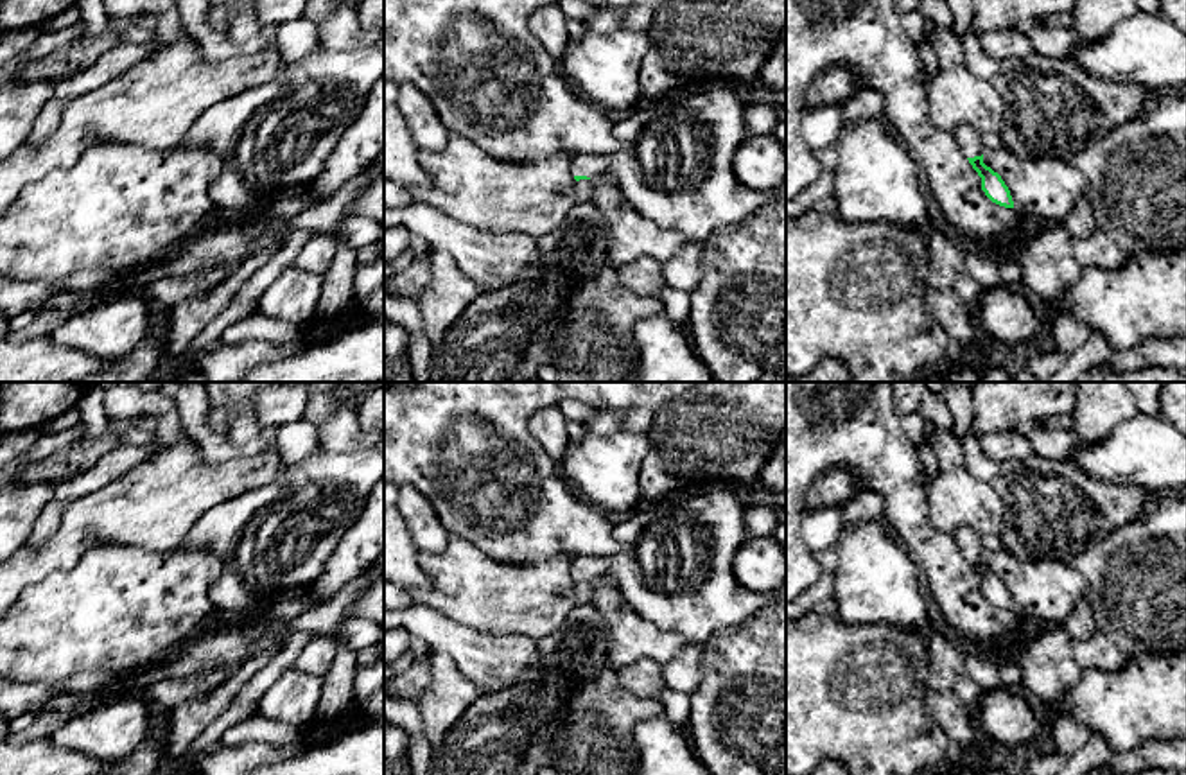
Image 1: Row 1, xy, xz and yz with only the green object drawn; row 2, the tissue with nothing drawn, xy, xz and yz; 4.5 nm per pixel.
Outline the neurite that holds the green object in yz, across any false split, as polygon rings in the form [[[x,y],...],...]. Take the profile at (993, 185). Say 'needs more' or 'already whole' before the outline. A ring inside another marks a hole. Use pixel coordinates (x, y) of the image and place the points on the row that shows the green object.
needs more; [[[958,126],[953,135],[965,158],[981,178],[981,190],[985,192],[985,196],[999,206],[1014,208],[1010,190],[1001,176],[983,163],[981,133],[978,133],[971,126]]]

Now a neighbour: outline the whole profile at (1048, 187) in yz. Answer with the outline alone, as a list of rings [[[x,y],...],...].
[[[1007,147],[983,149],[983,158],[1008,187],[1014,206],[1042,222],[1064,222],[1089,192],[1086,176],[1068,160],[1019,158]]]

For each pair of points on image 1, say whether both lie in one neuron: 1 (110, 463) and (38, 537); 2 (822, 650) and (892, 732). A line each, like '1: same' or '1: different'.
1: same
2: same

